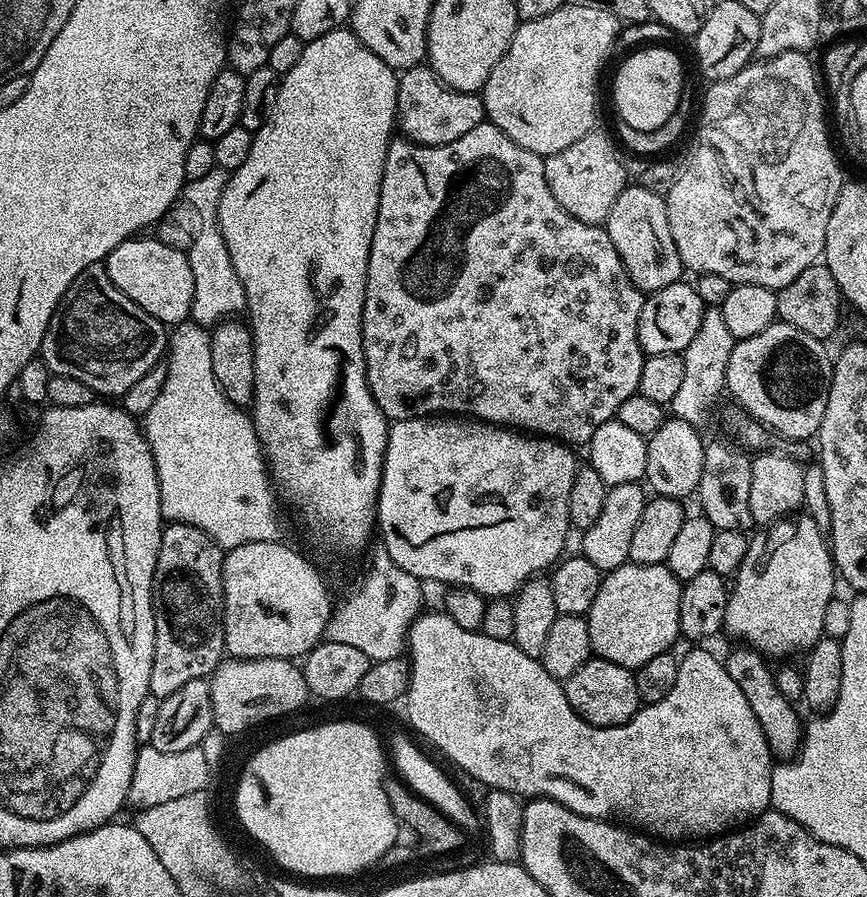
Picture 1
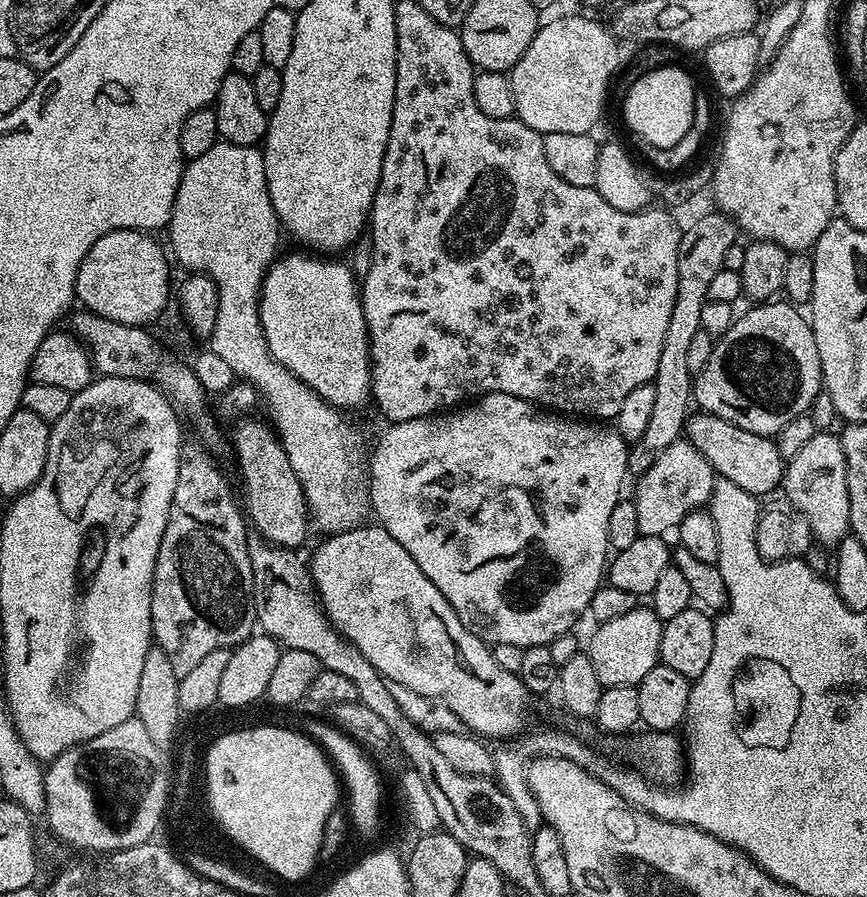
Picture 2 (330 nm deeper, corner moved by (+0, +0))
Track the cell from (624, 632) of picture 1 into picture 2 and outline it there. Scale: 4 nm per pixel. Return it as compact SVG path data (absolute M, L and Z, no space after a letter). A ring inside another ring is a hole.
M637 606L626 614L618 614L618 618L597 623L595 627L592 641L586 644L586 655L594 662L594 674L598 674L598 682L604 688L640 684L642 678L660 663L664 625L651 606Z

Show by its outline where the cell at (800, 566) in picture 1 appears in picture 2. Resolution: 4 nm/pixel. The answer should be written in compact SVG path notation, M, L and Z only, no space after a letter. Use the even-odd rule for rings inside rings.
M817 430L810 438L810 442L806 442L806 446L802 446L802 450L798 450L798 454L794 454L794 458L787 461L782 481L783 495L804 516L815 543L817 545L819 543L829 544L829 546L839 544L850 532L850 498L846 482L846 458L840 445L839 435L831 436L832 434L828 430Z

